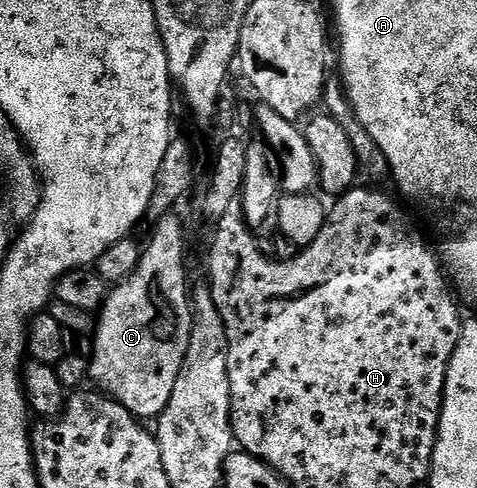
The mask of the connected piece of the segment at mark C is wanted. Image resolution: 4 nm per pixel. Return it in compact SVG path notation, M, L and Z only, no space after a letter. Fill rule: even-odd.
M177 214L159 218L154 240L141 252L138 267L107 294L101 311L96 315L94 356L89 356L89 378L99 383L109 398L125 405L139 420L157 420L176 389L176 377L184 365L190 344L190 326L194 323L192 295L186 291L186 235Z

